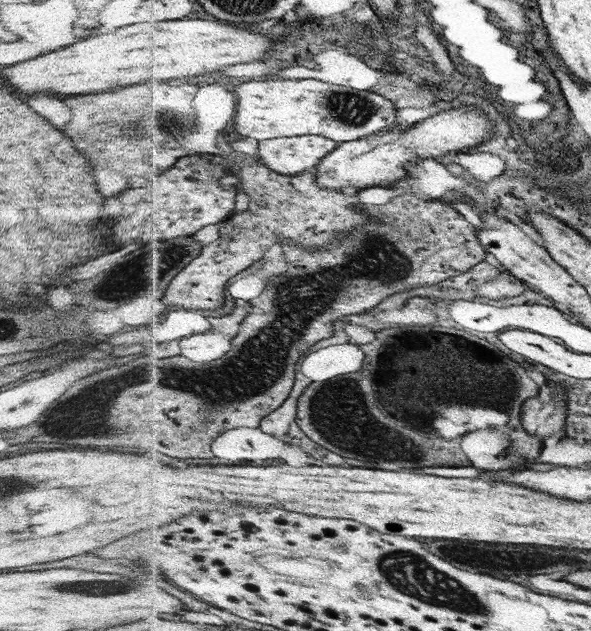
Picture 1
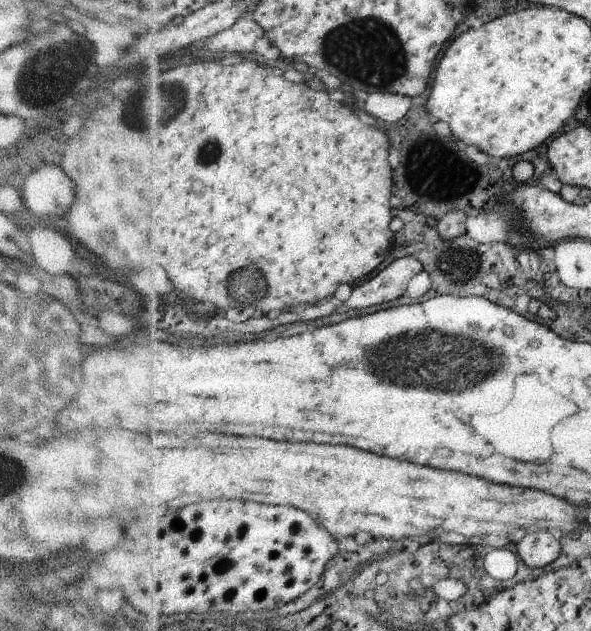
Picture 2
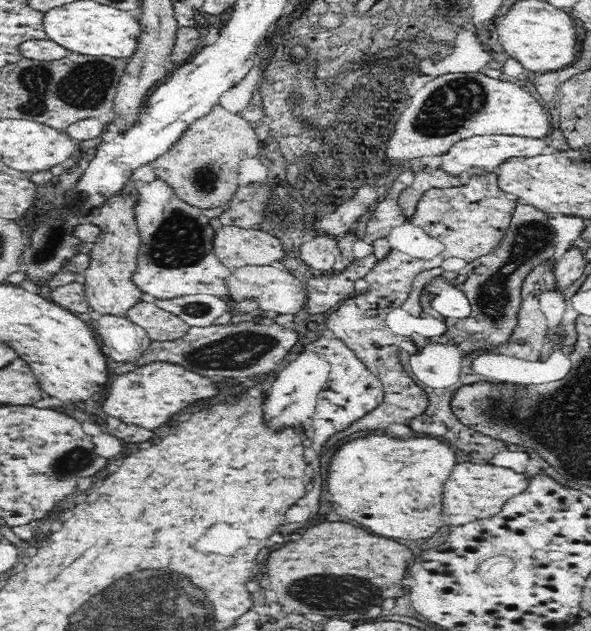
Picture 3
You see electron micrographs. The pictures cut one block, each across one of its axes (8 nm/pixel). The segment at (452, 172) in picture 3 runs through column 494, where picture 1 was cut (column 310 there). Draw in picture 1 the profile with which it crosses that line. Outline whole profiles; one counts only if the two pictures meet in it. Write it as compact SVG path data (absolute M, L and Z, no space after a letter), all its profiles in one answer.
M304 135L263 140L258 156L267 167L285 175L312 172L321 160L341 143L320 135Z

